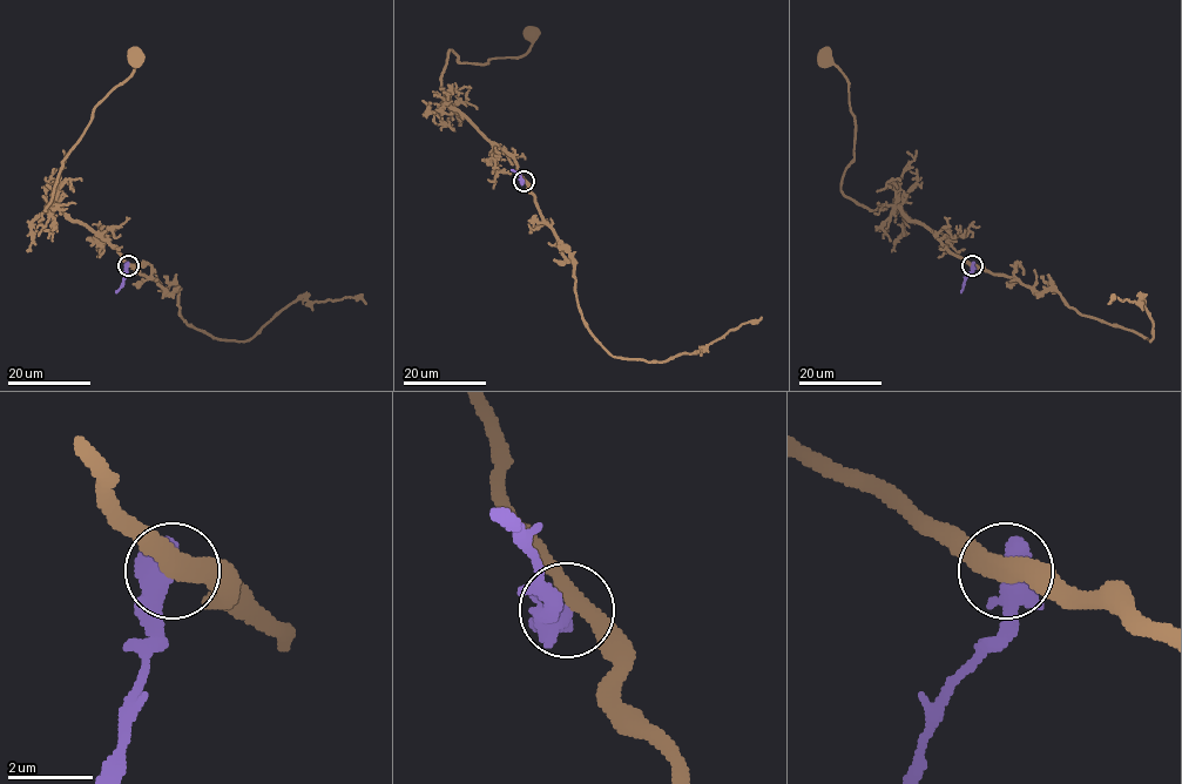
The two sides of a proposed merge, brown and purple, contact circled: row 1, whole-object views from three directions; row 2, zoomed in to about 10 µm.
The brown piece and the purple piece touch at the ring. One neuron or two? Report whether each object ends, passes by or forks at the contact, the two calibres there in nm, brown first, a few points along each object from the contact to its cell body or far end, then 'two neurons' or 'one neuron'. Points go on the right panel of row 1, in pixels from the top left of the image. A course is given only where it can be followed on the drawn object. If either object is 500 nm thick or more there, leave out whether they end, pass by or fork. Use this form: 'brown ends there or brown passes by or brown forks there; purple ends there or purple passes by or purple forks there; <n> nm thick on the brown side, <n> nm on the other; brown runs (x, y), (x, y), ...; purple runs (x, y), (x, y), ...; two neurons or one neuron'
400 nm thick on the brown side, 700 nm on the other; brown runs (971, 265), (900, 209), (870, 210), (844, 195), (841, 181), (853, 157), (856, 121), (849, 80), (824, 58); purple runs (972, 265), (961, 292); two neurons

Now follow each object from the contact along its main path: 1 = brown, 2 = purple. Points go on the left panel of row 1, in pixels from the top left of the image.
1: (128, 265), (85, 224), (46, 208), (65, 157), (94, 109), (136, 67), (134, 58)
2: (128, 265), (122, 285), (115, 292)

